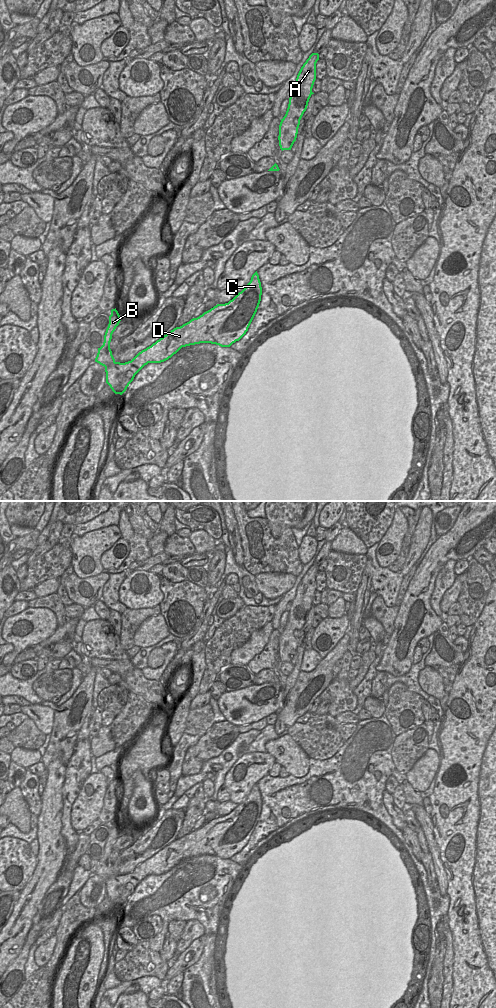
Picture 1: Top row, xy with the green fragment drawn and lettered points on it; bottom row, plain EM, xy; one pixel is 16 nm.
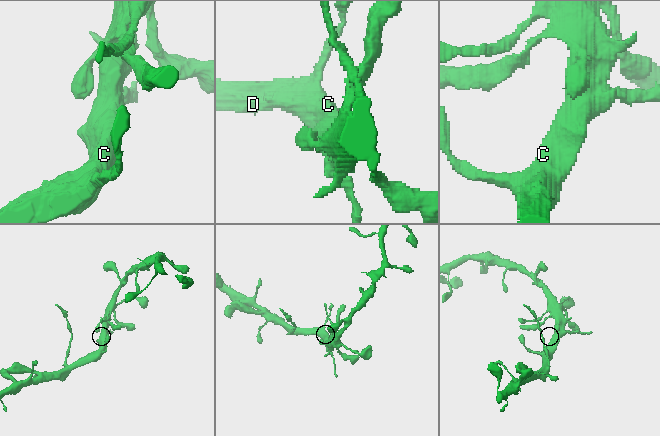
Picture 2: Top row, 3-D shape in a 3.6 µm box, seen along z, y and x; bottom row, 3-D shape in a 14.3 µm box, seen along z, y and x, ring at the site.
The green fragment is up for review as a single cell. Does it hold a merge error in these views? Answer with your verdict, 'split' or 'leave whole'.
split

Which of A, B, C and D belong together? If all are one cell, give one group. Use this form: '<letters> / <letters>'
A C D / B

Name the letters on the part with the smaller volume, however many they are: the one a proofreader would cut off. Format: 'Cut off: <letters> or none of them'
Cut off: B

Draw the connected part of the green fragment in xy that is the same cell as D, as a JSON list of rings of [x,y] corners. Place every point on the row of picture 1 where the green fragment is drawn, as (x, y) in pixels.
[[[256,271],[247,286],[228,303],[217,304],[199,317],[174,328],[131,361],[110,365],[105,371],[106,383],[115,394],[122,395],[145,365],[164,362],[182,347],[200,343],[230,347],[248,331],[261,295],[261,282]]]

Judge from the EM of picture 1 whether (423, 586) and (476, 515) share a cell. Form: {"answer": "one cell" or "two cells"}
{"answer": "one cell"}

